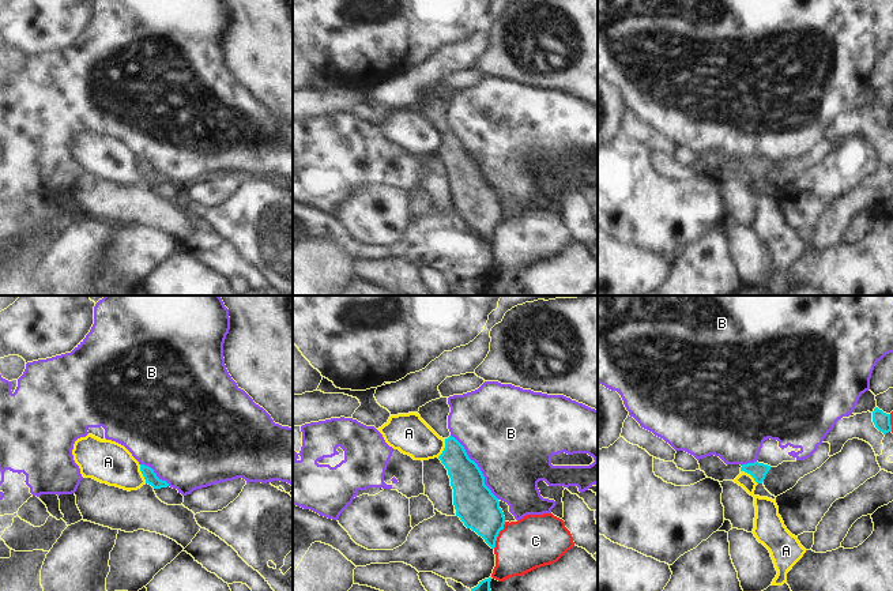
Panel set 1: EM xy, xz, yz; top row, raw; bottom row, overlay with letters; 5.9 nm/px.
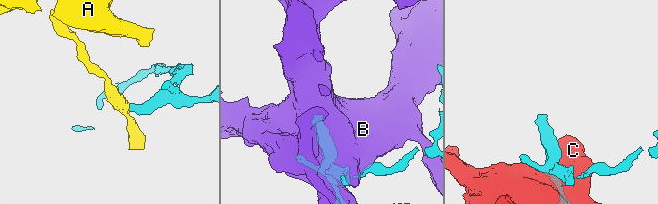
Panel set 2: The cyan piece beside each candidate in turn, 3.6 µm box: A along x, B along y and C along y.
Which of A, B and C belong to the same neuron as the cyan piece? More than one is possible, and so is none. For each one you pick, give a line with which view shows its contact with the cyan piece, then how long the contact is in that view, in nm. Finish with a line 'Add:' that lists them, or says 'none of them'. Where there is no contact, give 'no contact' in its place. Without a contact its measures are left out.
Add: none of them

